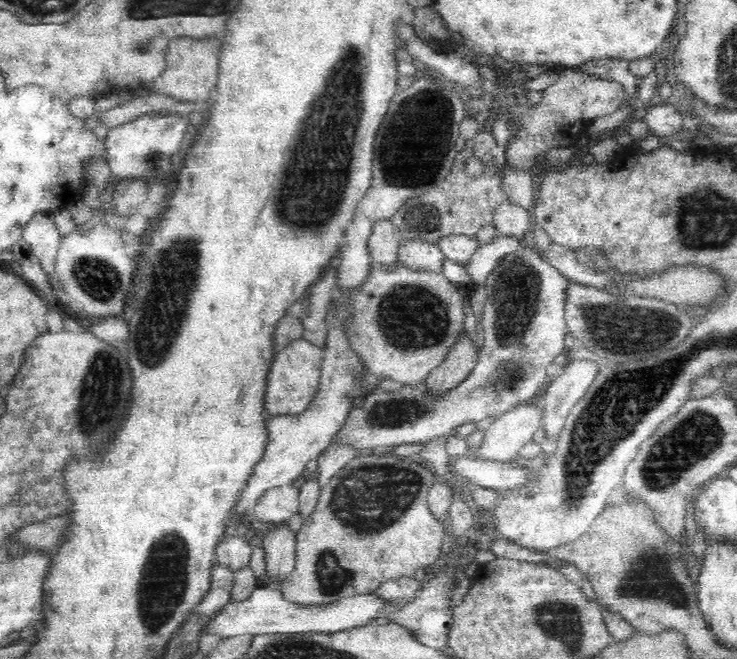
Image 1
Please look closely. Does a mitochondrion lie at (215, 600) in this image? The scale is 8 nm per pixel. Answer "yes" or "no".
no

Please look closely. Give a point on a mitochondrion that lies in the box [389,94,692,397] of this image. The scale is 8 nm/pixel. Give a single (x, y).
(623, 330)

